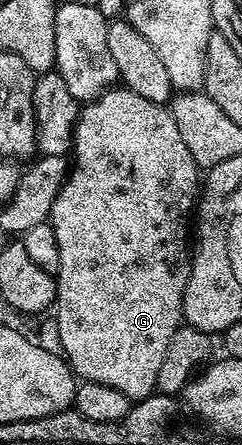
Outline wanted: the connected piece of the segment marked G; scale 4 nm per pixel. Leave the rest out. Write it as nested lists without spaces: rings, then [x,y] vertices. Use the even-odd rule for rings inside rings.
[[[114,85],[109,90],[99,96],[98,99],[88,100],[78,110],[77,123],[73,127],[73,143],[71,146],[71,170],[66,178],[64,185],[59,189],[59,193],[55,197],[47,222],[53,226],[55,233],[55,241],[59,241],[59,265],[55,272],[57,281],[57,302],[55,304],[55,312],[57,311],[57,339],[61,342],[60,350],[63,352],[64,358],[73,369],[73,374],[78,380],[87,383],[98,383],[99,385],[111,385],[111,389],[119,389],[119,393],[127,393],[127,397],[134,401],[140,401],[147,398],[148,395],[157,391],[157,382],[159,381],[159,369],[163,366],[163,357],[167,357],[167,345],[171,345],[171,337],[175,337],[178,327],[183,323],[183,293],[187,289],[187,281],[189,280],[189,265],[191,262],[191,227],[185,224],[185,218],[190,218],[191,212],[194,210],[195,204],[199,199],[199,179],[197,183],[197,174],[199,168],[197,163],[191,157],[191,153],[187,150],[187,145],[183,145],[183,137],[179,137],[179,128],[176,127],[173,115],[169,111],[168,106],[156,103],[155,101],[147,101],[147,97],[139,97],[139,93],[130,91],[124,85]]]

